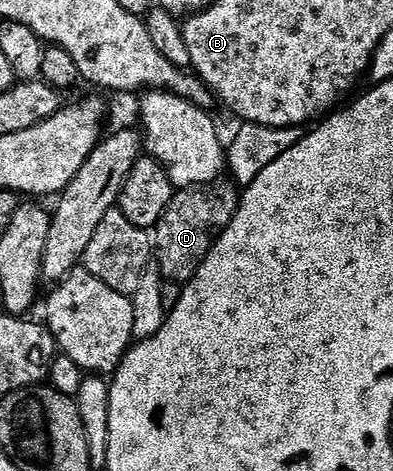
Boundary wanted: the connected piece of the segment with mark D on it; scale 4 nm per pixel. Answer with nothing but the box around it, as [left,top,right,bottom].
[158,178,241,286]

